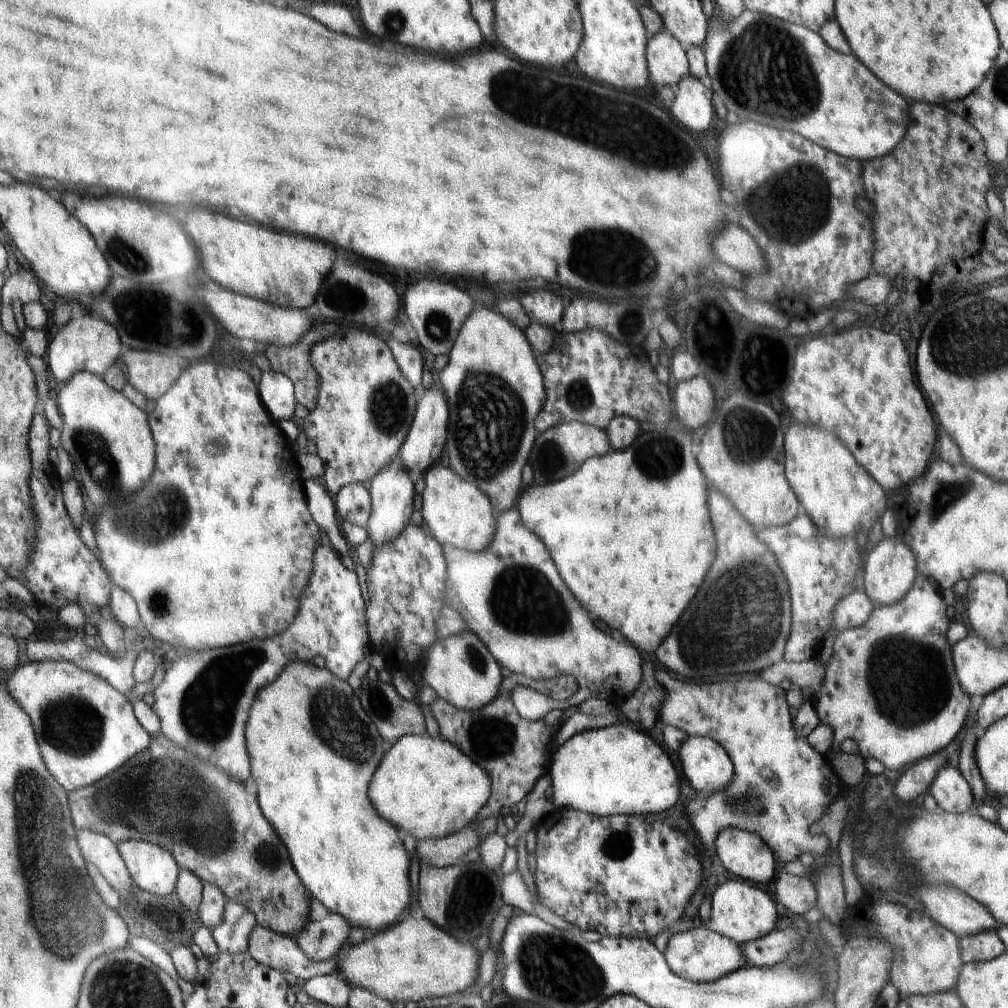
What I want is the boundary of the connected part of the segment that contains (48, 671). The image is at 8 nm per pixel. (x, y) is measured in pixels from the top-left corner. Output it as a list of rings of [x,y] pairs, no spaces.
[[[52,661],[20,665],[8,681],[14,698],[33,718],[45,761],[53,775],[69,792],[89,787],[110,773],[122,768],[129,760],[149,750],[154,736],[140,722],[135,706],[112,684],[93,672],[70,661]]]

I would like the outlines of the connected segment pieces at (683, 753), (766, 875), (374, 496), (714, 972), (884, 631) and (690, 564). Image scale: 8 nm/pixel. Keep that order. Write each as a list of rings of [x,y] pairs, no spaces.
[[[688,736],[679,746],[682,770],[696,792],[710,794],[727,789],[733,781],[733,761],[712,737]]]
[[[728,828],[716,838],[715,854],[722,866],[754,884],[766,884],[775,878],[776,858],[769,845],[758,835]]]
[[[400,454],[392,465],[382,469],[373,480],[368,483],[370,498],[372,499],[372,512],[369,522],[364,526],[370,540],[372,540],[374,550],[386,543],[396,541],[404,532],[406,525],[412,522],[415,515],[412,509],[414,500],[414,482],[412,473],[406,471],[399,462]]]
[[[697,922],[696,927],[688,929],[686,932],[673,934],[669,938],[665,961],[674,974],[695,983],[707,983],[714,982],[720,977],[725,977],[727,974],[733,973],[734,970],[746,966],[741,952],[741,946],[737,942],[715,933]]]
[[[918,574],[916,584],[913,585],[910,593],[902,601],[887,607],[878,606],[876,608],[875,606],[872,616],[865,622],[864,626],[846,629],[839,635],[836,635],[833,656],[825,666],[825,677],[821,687],[814,691],[813,698],[810,701],[817,712],[819,722],[828,725],[832,729],[833,743],[830,752],[840,752],[843,742],[847,739],[852,739],[857,742],[859,752],[863,755],[864,759],[875,758],[882,762],[886,768],[897,770],[902,768],[902,766],[906,766],[906,764],[914,764],[917,760],[926,759],[935,752],[939,753],[945,750],[945,747],[956,738],[956,734],[962,730],[962,726],[966,722],[964,718],[970,712],[970,698],[966,696],[965,691],[961,687],[956,667],[953,665],[953,647],[946,638],[948,622],[952,621],[948,618],[948,614],[946,614],[946,607],[947,605],[944,604],[944,600],[940,598],[940,593],[930,586],[930,580]]]
[[[669,424],[666,430],[662,430],[662,427],[658,426],[653,431],[642,432],[628,449],[611,451],[604,456],[589,458],[576,473],[561,481],[530,485],[522,494],[521,501],[518,502],[517,509],[521,513],[521,518],[526,526],[543,540],[561,577],[570,586],[570,590],[574,590],[574,594],[578,594],[578,602],[582,602],[582,606],[586,606],[586,610],[590,610],[590,614],[604,620],[610,628],[621,632],[624,638],[628,638],[630,642],[634,643],[634,646],[638,647],[638,650],[642,650],[646,654],[657,650],[657,646],[660,646],[660,643],[670,634],[678,616],[686,610],[686,606],[698,592],[700,584],[704,582],[704,576],[716,556],[714,554],[716,540],[714,540],[714,532],[712,532],[712,524],[710,524],[710,516],[708,516],[708,508],[706,508],[707,482],[704,480],[705,475],[701,468],[698,468],[698,463],[692,454],[690,436],[686,434],[686,428],[682,424]]]

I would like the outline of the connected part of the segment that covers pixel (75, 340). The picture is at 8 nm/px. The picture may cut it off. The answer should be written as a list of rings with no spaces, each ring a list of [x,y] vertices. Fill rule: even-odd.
[[[88,312],[80,319],[71,320],[51,342],[48,363],[59,382],[67,383],[77,372],[89,370],[104,377],[125,353],[119,329],[102,315]]]

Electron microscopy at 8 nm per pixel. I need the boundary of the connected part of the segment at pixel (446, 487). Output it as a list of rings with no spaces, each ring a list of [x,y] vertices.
[[[434,466],[434,470],[426,474],[425,483],[419,516],[442,547],[452,545],[476,552],[491,545],[496,533],[496,514],[486,494],[474,483],[466,481],[451,468],[444,466]]]

